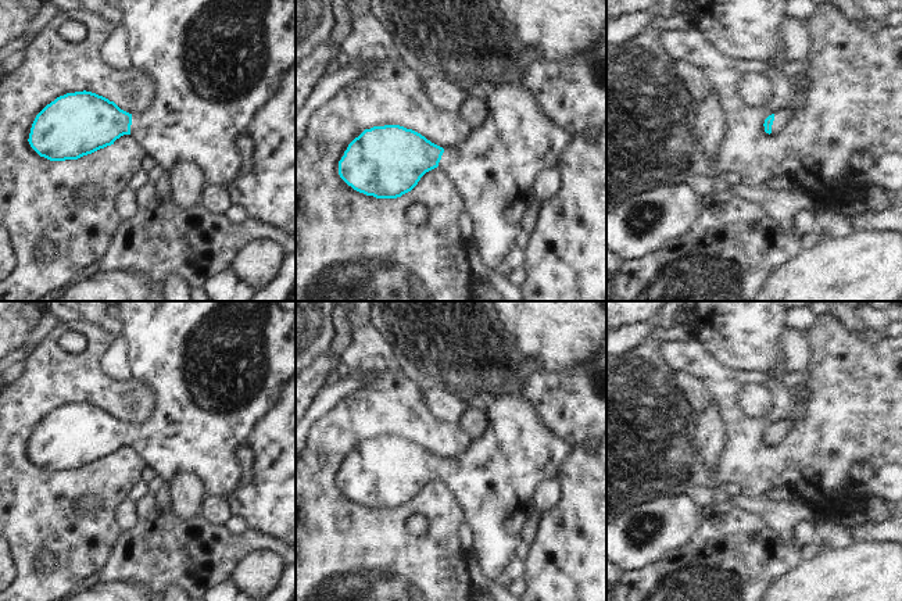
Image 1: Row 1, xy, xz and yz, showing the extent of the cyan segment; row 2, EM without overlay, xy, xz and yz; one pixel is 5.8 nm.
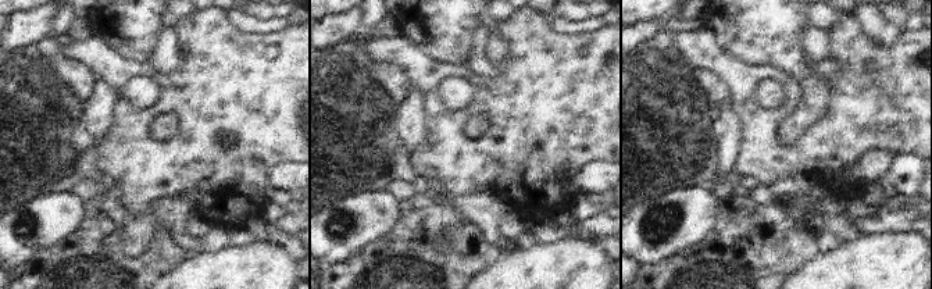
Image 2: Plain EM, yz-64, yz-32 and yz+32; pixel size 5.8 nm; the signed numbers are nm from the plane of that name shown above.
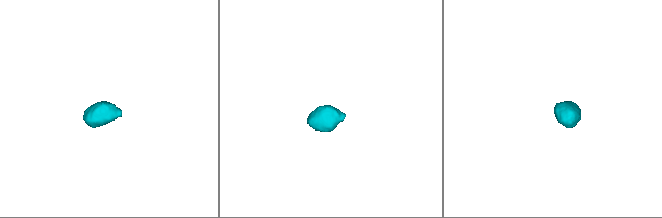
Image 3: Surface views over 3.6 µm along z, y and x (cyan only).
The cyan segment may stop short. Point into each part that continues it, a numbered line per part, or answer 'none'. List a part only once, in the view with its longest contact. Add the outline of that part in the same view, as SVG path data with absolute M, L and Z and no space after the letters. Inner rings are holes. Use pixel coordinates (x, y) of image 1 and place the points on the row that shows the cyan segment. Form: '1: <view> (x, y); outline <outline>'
1: yz (783, 117); outline M780 110L778 112L776 112L770 135L781 133L790 121L791 121L791 112L790 111Z

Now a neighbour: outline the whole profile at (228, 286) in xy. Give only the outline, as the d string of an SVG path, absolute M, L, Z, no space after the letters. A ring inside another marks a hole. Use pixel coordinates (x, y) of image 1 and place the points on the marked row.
M233 268L215 276L204 290L211 301L253 301L259 293L244 283Z

